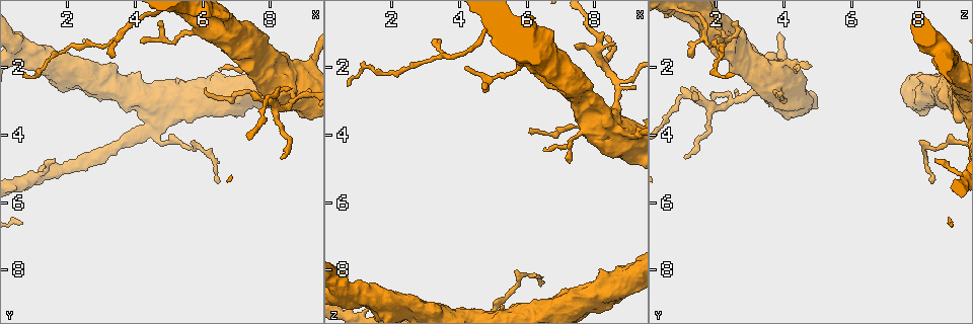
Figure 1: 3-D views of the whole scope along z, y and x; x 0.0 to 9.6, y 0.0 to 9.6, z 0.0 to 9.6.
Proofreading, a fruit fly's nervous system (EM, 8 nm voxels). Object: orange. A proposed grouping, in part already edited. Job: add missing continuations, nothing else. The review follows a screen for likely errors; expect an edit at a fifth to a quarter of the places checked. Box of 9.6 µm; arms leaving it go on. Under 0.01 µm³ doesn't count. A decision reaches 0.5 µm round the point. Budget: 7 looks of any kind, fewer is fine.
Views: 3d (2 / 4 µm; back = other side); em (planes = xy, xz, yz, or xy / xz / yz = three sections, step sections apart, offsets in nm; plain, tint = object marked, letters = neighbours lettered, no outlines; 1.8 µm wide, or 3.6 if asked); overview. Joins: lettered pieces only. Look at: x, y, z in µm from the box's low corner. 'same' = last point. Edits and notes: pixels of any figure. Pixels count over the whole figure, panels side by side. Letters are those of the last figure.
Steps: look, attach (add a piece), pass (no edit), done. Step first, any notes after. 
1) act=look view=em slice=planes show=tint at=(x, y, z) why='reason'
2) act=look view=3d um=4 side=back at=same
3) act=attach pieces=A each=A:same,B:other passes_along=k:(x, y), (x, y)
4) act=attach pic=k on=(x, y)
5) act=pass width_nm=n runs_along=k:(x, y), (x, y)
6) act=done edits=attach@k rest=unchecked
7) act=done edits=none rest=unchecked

act=look view=em slice=planes show=plain at=(3.40, 1.75, 1.25) why='tapers out'

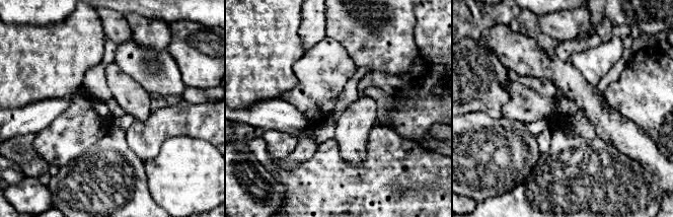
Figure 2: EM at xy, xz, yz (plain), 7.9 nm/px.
act=look view=em slice=planes show=letters at=same

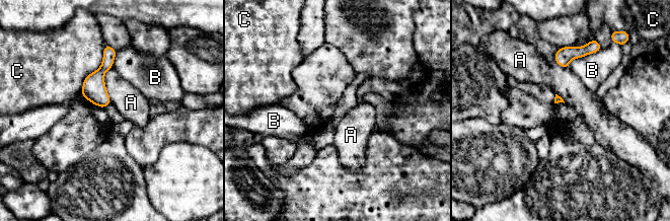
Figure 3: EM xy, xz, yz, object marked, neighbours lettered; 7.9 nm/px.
act=pass each=A:other,B:other,C:other border=3:(112, 67), (104, 74), (110, 102) found='no lettered piece goes on from it'

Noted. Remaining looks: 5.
act=look view=3d um=4 at=(8.05, 2.90, 1.00) why='sharp bend'

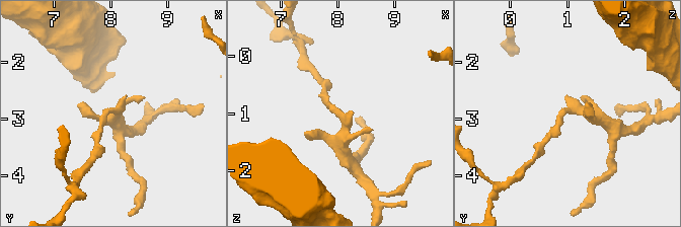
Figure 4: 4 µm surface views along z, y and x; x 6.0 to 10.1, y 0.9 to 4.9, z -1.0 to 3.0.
act=look view=em slice=planes show=letters at=(8.05, 2.90, 1.05)

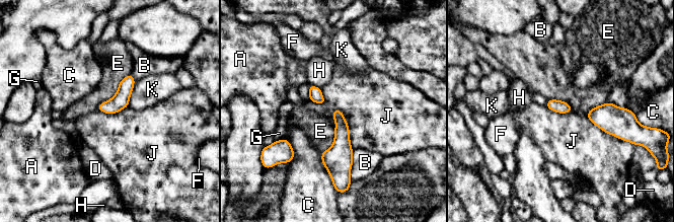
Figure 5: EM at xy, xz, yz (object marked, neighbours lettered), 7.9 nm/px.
act=pass width_nm=100 each=A:other,B:other,C:other,D:other,E:other,F:other,G:other,H:other,J:other,K:other border=5:(334, 108), (343, 113), (353, 148) found='no lettered piece goes on from it'

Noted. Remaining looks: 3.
act=look view=3d um=2 at=(6.50, 2.10, 4.40)

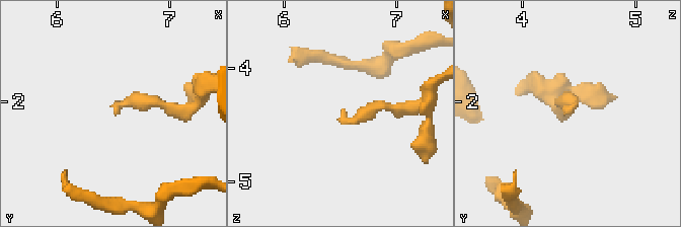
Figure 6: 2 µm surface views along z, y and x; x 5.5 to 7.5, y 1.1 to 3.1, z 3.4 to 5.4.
act=look view=em slice=planes show=letters at=(6.52, 2.08, 4.44)

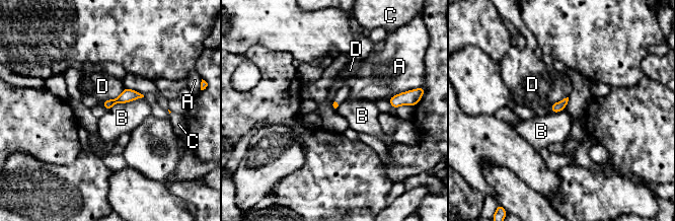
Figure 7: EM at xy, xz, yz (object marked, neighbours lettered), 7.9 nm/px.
act=pass each=A:other,B:other,C:other,D:other found='no lettered piece goes on from it'

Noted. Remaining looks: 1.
act=done edits=none rest=unchecked

